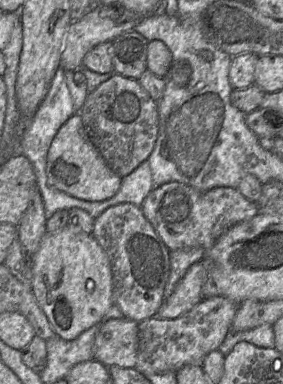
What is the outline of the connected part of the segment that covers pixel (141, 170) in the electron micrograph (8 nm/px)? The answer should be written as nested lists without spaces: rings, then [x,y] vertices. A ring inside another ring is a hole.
[[[142,162],[133,172],[122,178],[119,191],[110,199],[109,203],[132,203],[141,207],[144,199],[153,190],[152,172],[149,162]]]

